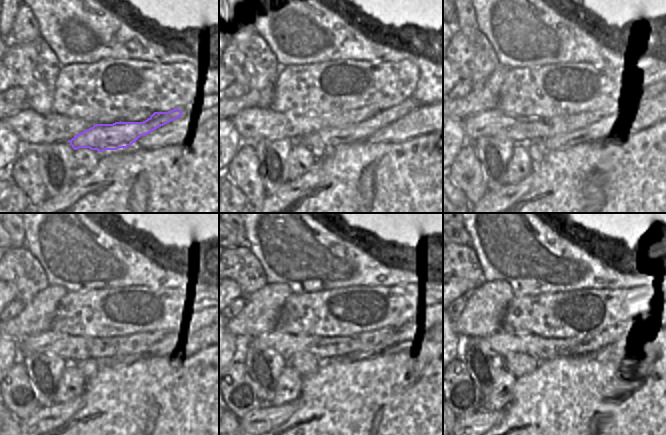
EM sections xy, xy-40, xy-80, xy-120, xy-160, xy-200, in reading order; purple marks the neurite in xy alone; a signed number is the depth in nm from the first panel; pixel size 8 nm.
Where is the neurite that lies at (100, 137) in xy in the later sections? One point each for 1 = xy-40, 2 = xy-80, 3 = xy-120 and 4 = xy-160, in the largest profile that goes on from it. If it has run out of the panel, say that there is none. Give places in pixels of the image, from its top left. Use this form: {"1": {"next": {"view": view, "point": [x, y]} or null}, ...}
{"1": {"next": {"view": "xy-40", "point": [324, 140]}}, "2": {"next": {"view": "xy-80", "point": [613, 116]}}, "3": {"next": {"view": "xy-120", "point": [170, 346]}}, "4": {"next": {"view": "xy-160", "point": [396, 342]}}}

